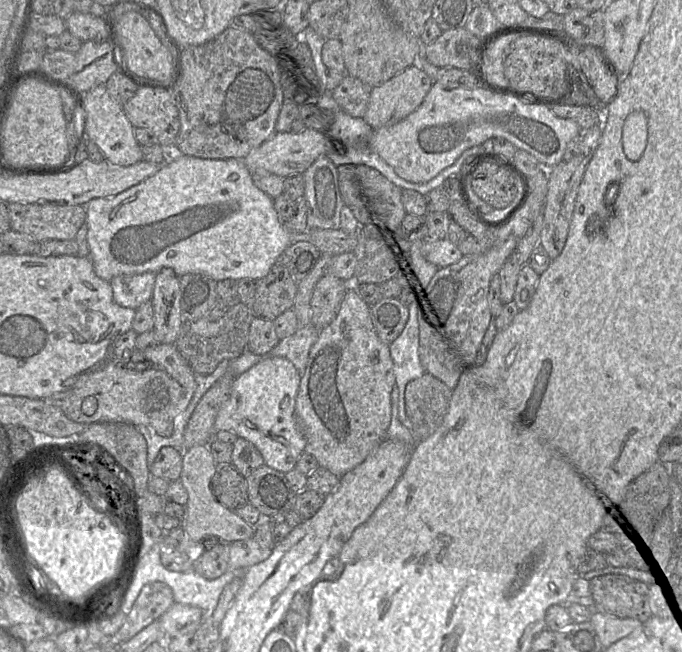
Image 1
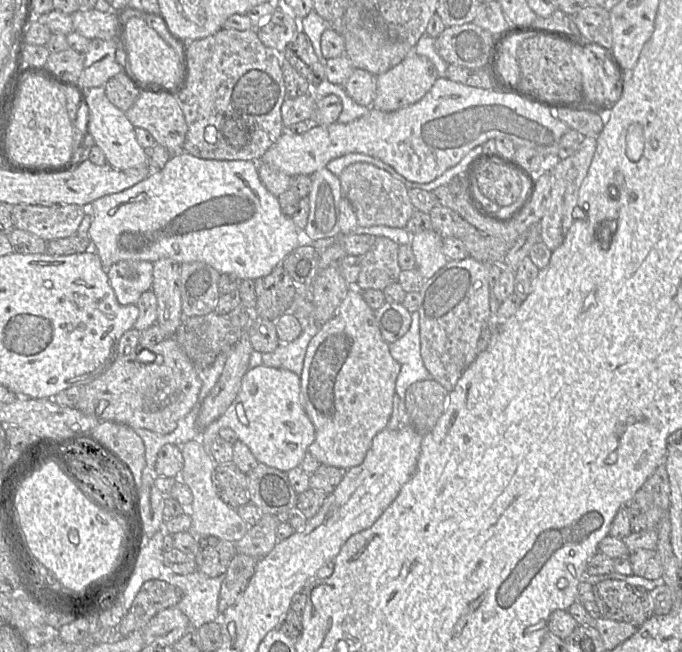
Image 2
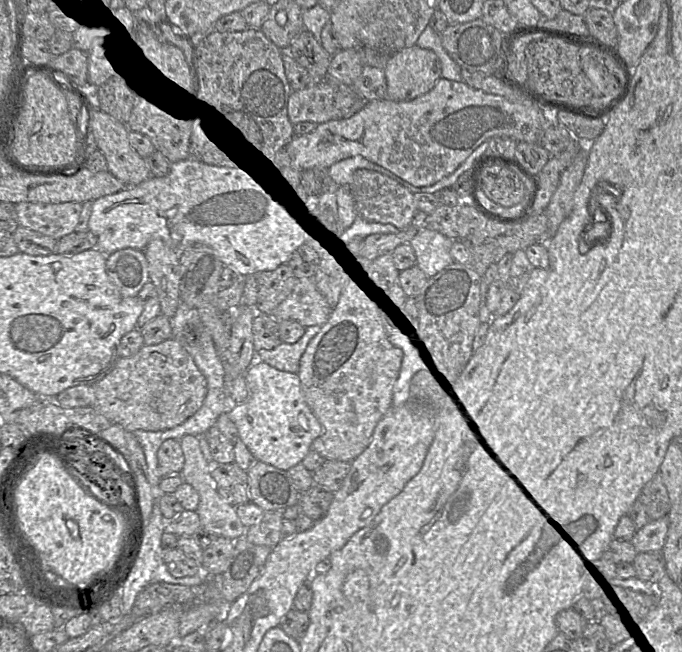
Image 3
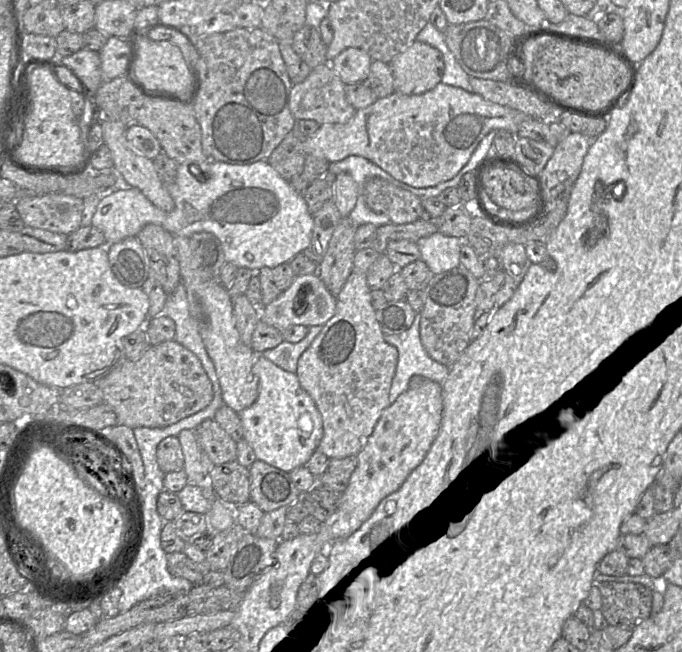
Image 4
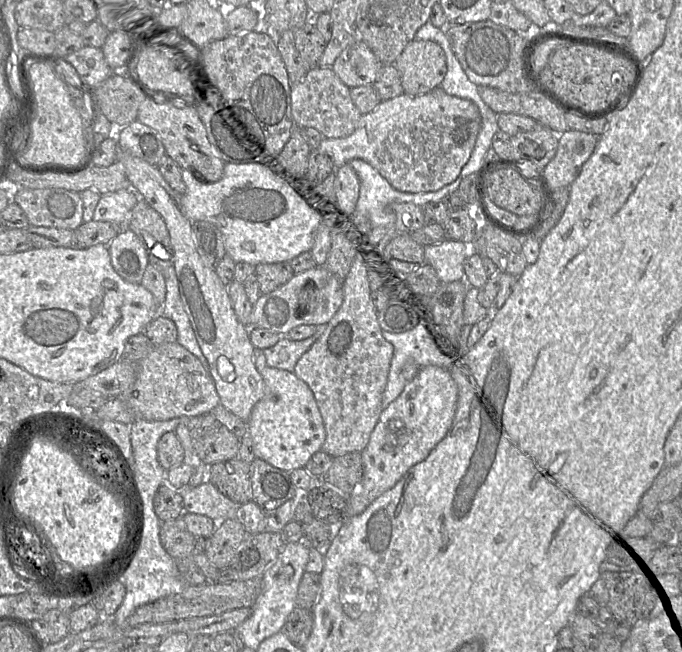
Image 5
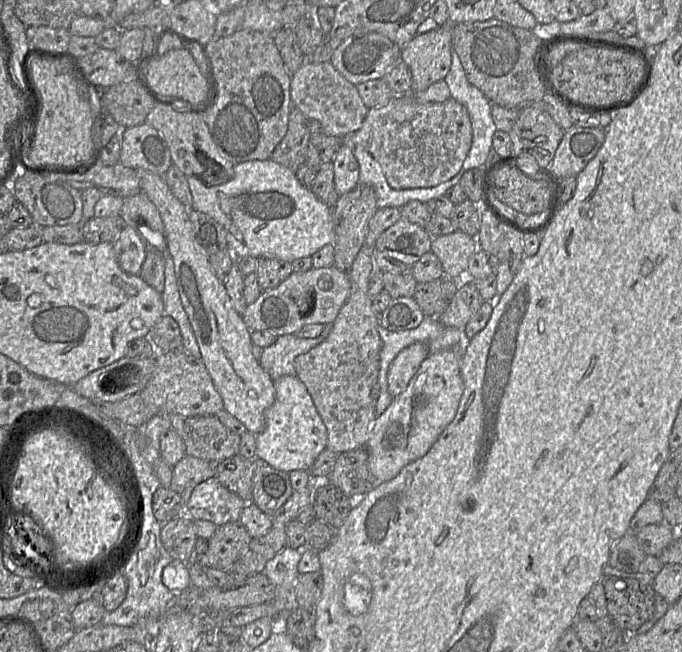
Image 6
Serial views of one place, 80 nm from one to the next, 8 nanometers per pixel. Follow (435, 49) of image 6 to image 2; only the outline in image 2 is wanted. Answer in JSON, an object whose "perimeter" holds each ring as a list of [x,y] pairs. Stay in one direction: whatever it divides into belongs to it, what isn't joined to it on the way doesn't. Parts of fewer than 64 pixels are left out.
{"perimeter":[[[413,51],[398,65],[377,76],[372,108],[392,112],[418,102],[437,80],[437,70]]]}

